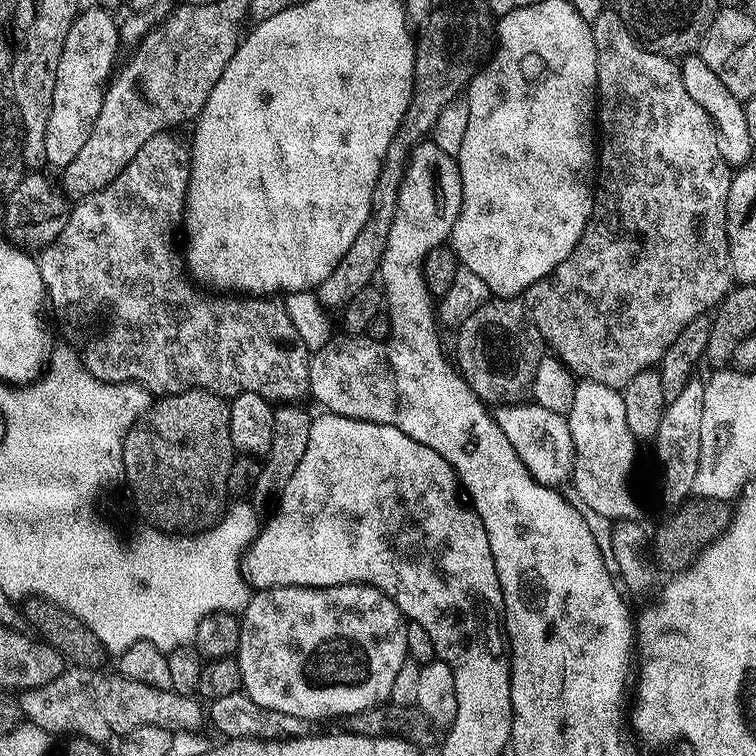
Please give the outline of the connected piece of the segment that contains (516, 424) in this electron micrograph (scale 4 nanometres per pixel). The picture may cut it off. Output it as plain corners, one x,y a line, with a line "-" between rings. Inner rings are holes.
509,402
493,409
493,420
502,434
509,439
510,446
521,458
532,477
540,485
559,487
571,477
573,468
573,439
567,417
563,413
548,410
534,402

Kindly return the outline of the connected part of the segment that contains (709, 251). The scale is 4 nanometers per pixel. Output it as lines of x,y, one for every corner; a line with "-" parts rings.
605,10
590,23
596,51
598,93
596,201
592,207
592,217
588,220
578,246
574,246
572,253
549,276
534,282
522,293
522,303
528,310
532,324
540,331
540,337
544,339
551,355
557,356
572,371
573,376
623,390
630,382
630,378
638,378
638,374
655,369
666,354
666,350
670,350
670,342
674,342
674,338
678,338
678,334
682,334
682,330
686,330
686,326
690,326
694,318
711,313
734,287
726,222
726,198
730,194
733,169
726,162
726,158
722,158
722,150
718,150
716,127
710,114
706,114
706,110
702,110
702,106
698,106
698,102
694,102
694,98
686,94
686,86
682,86
682,74
677,61
659,56
657,52
649,52
647,48
637,43
621,20
619,11

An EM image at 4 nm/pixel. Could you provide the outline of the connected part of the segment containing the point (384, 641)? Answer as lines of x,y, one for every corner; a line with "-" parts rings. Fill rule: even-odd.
339,584
329,588
261,588
249,599
238,619
240,641
234,659
242,674
242,691
254,698
258,706
266,706
266,710
282,710
282,714
294,714
294,718
309,722
332,720
335,716
347,718
364,710
381,707
388,700
390,686
394,686
394,677
398,675
398,670
402,670
402,662
409,659
403,614
386,593
379,592
371,584

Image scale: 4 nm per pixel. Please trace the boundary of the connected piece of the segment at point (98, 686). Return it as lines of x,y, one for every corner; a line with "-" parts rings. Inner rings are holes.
69,667
46,686
19,693
18,699
27,723
49,734
68,732
85,736
101,746
107,745
112,732
116,738
123,738
139,728
158,726
173,734
196,734
206,724
206,712
203,707
200,709
199,699
183,696
171,688
146,686
119,674
107,676
104,670
91,668

